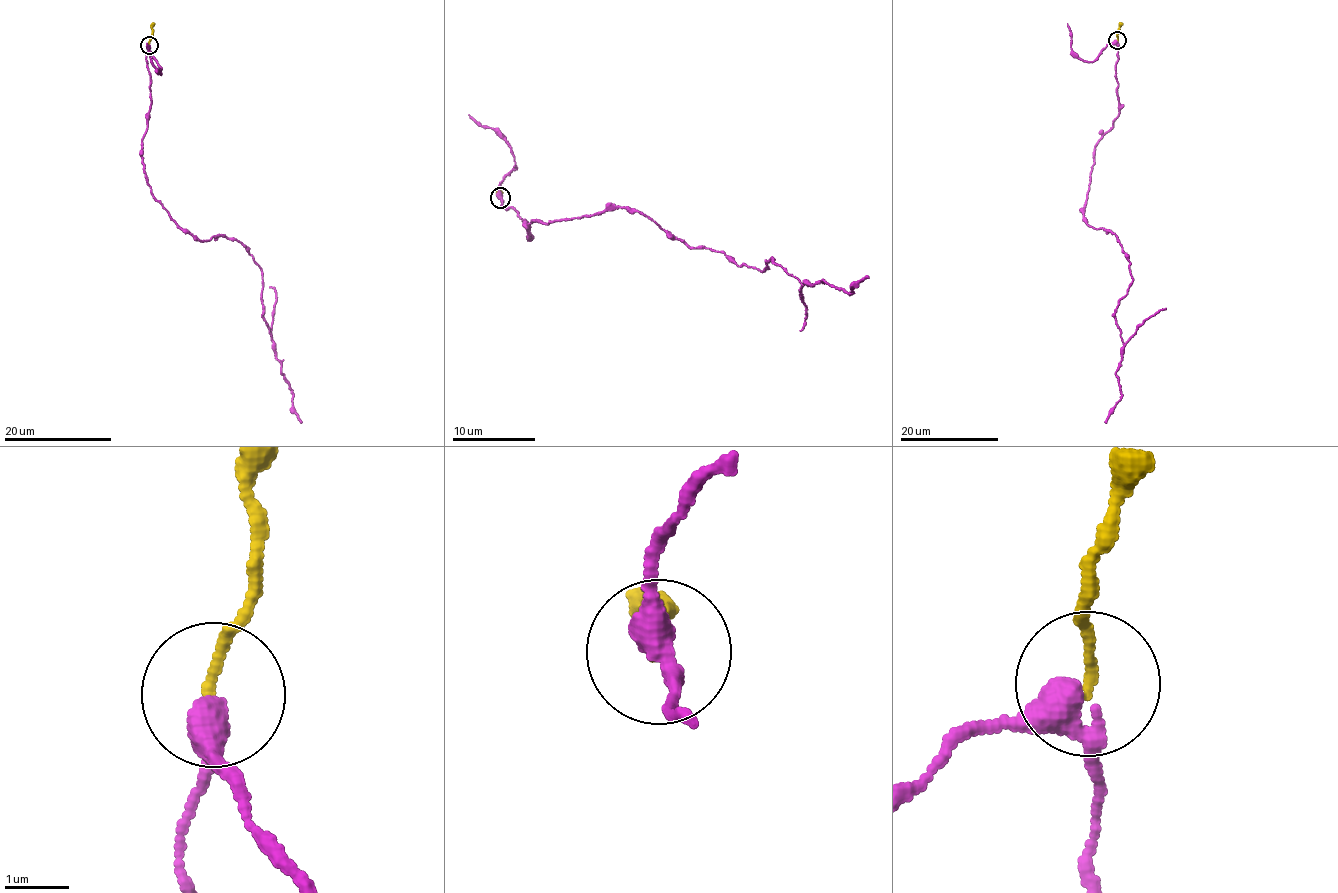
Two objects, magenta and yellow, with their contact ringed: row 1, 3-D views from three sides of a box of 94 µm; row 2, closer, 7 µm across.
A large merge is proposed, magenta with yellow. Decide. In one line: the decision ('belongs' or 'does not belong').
belongs

